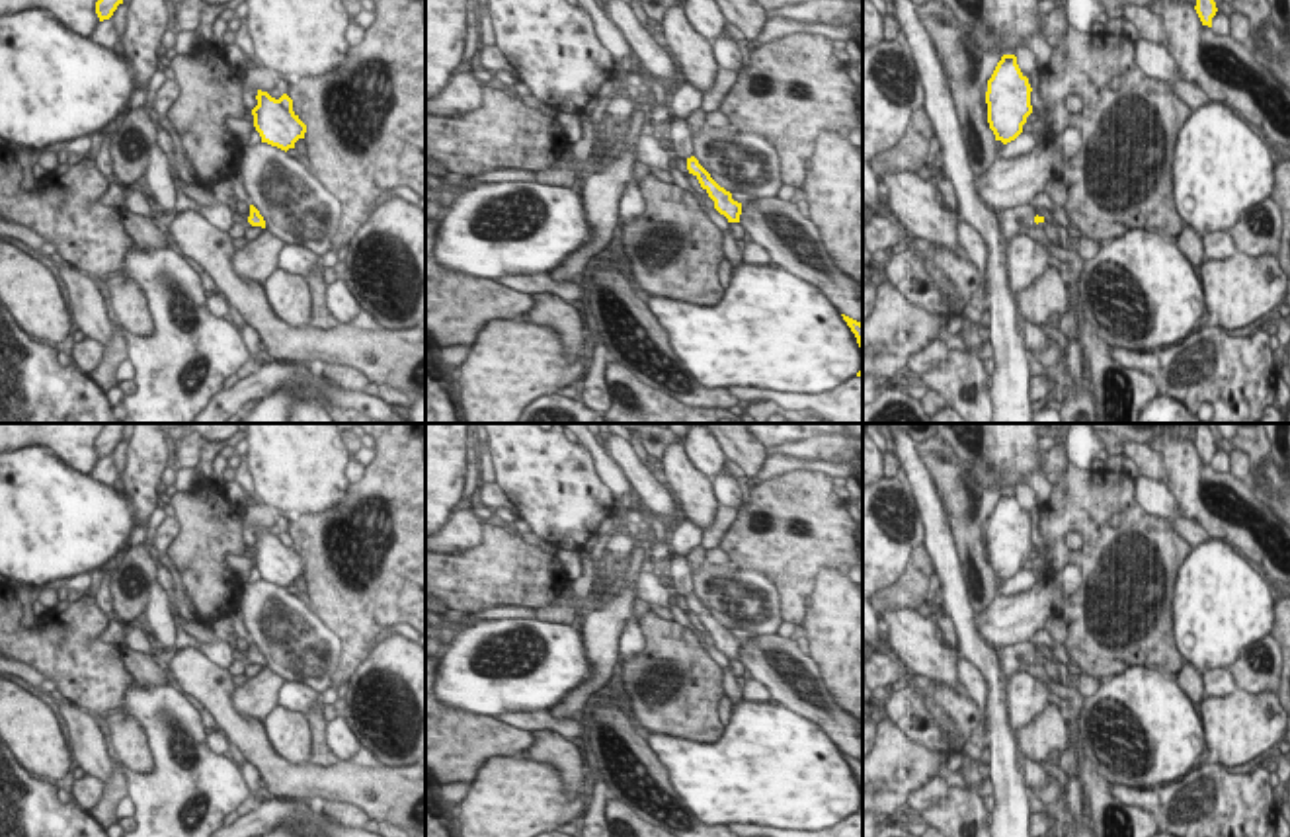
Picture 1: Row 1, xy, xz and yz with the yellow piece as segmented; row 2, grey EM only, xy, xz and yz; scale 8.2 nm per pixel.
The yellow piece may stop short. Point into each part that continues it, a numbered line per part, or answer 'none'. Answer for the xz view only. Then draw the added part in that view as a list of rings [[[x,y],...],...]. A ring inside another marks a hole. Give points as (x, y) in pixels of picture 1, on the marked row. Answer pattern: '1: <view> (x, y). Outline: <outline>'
1: xz (680, 129). Outline: [[[673,119],[671,121],[671,139],[673,150],[679,154],[681,160],[687,160],[693,156],[693,142],[691,142],[691,129],[687,121]]]

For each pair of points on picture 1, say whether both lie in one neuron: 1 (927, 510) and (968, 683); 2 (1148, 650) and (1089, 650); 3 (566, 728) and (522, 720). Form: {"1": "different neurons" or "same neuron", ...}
{"1": "different neurons", "2": "same neuron", "3": "same neuron"}

